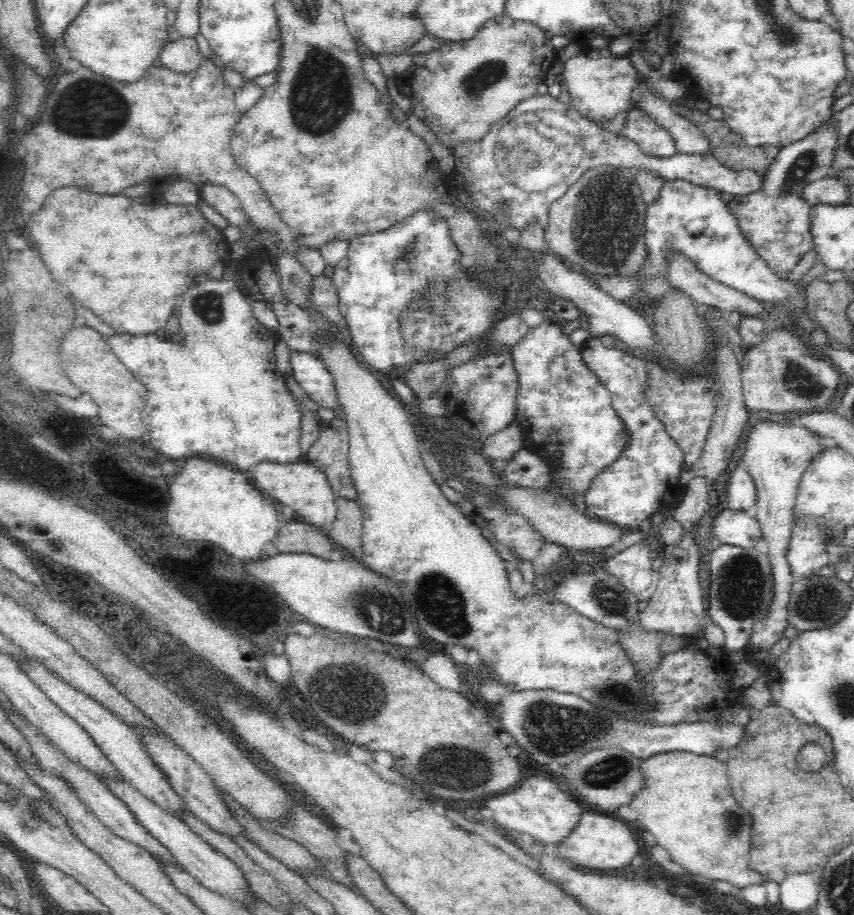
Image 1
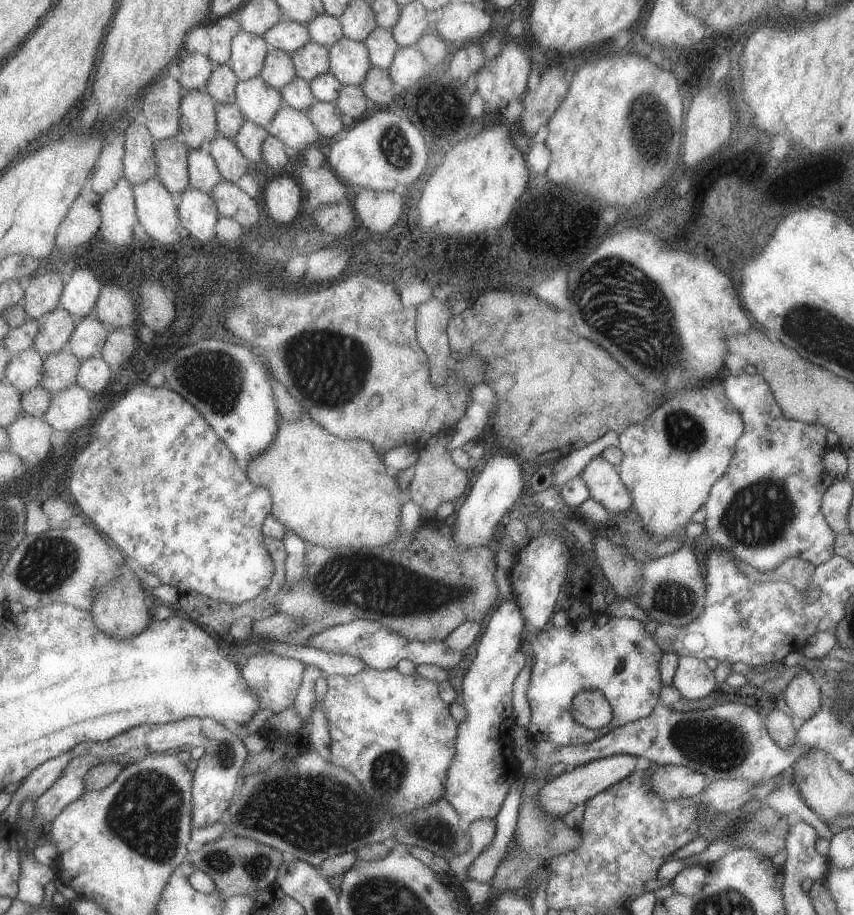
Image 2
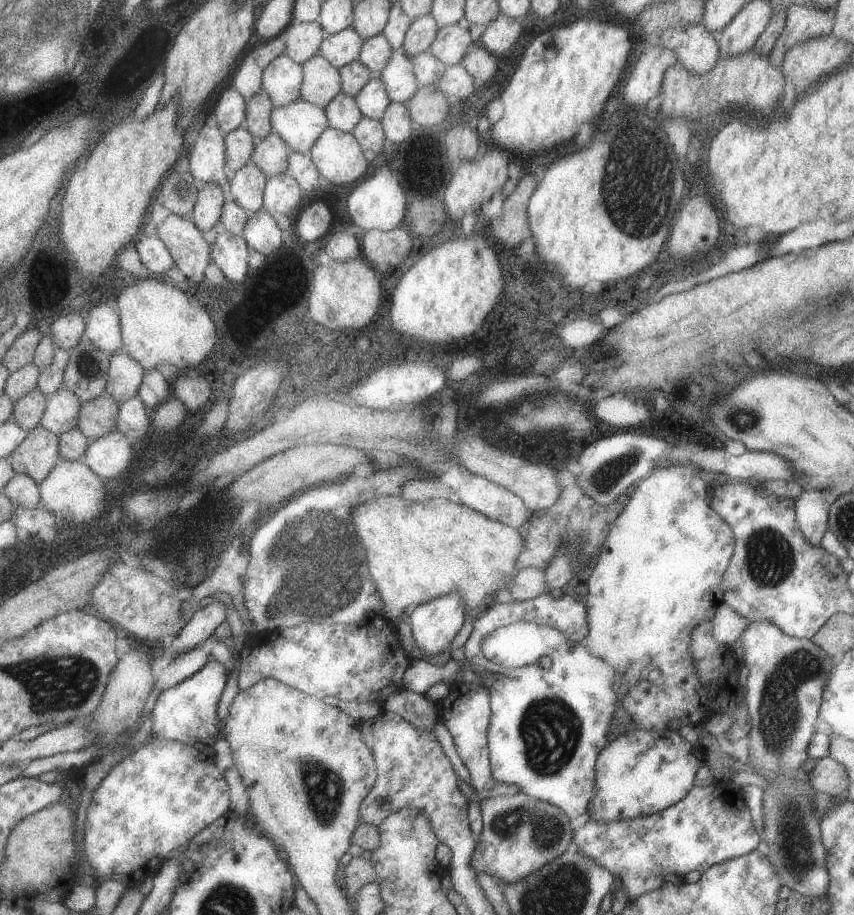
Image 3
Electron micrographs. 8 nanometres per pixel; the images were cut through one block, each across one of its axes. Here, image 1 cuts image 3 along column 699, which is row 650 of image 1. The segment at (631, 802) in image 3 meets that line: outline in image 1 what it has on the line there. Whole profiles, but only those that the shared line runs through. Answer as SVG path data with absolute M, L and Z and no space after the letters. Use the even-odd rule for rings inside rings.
M756 422L748 428L748 440L744 440L742 448L742 466L750 472L756 490L758 490L758 514L756 520L760 522L764 540L768 544L768 560L772 564L772 576L774 576L774 596L772 604L768 606L768 614L754 626L754 634L744 648L748 662L758 664L760 674L772 674L776 672L774 662L768 658L768 650L782 640L784 630L788 628L788 600L790 600L790 590L794 582L794 574L788 568L786 552L790 548L792 540L792 528L794 528L794 508L796 508L796 496L798 496L798 480L800 476L808 470L810 462L826 448L816 444L816 434L808 432L800 424L786 426L780 422Z

